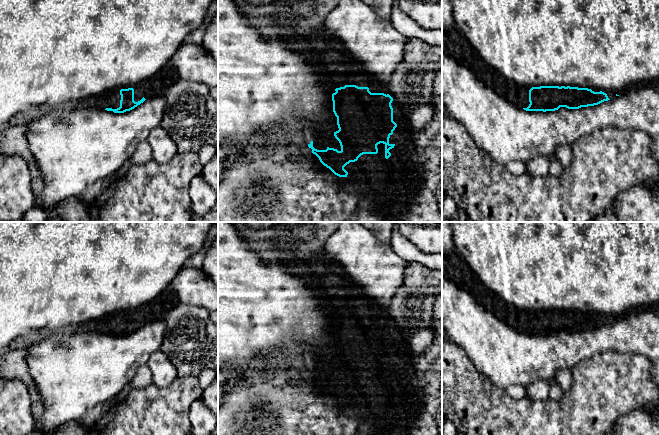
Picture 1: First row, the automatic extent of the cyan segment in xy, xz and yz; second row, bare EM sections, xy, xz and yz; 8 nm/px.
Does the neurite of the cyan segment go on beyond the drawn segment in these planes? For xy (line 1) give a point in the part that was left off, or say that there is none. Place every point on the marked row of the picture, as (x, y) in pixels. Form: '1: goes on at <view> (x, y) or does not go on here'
1: goes on at xy (153, 87)

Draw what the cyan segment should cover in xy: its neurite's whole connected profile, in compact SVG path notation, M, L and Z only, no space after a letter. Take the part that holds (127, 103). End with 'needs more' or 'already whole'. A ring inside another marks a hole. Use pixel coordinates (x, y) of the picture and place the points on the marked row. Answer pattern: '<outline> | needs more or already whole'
M169 65L155 76L131 86L116 87L75 103L80 108L102 107L114 113L130 111L146 99L163 95L165 89L178 79L176 72Z | needs more

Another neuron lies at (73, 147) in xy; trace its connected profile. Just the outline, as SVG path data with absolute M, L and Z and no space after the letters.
M164 95L146 99L130 111L114 113L102 107L80 108L76 105L59 108L46 108L44 114L27 124L27 142L29 151L39 168L43 179L43 188L35 196L35 206L46 211L55 204L72 196L79 196L92 184L119 171L130 159L136 146L147 140L151 131L160 126L166 108Z

